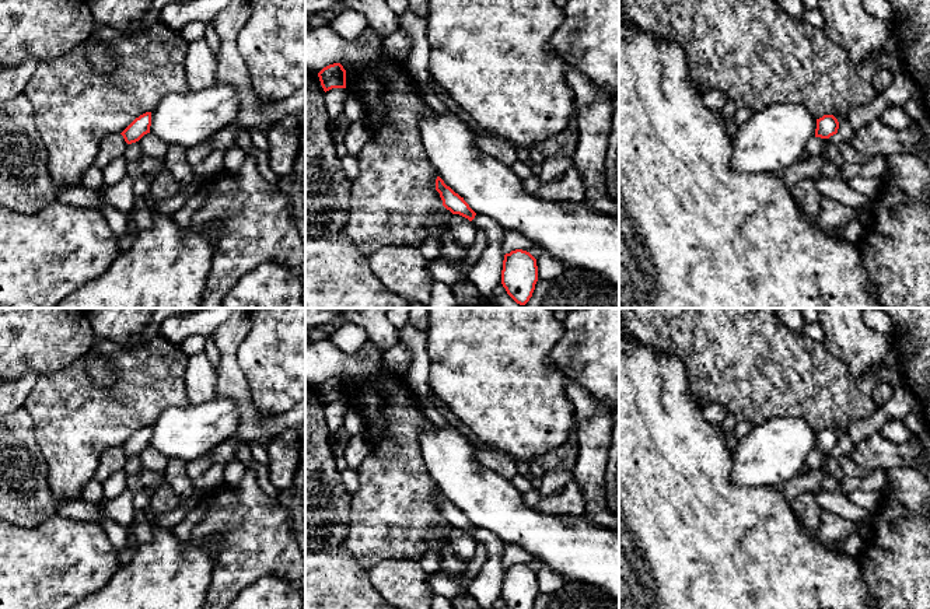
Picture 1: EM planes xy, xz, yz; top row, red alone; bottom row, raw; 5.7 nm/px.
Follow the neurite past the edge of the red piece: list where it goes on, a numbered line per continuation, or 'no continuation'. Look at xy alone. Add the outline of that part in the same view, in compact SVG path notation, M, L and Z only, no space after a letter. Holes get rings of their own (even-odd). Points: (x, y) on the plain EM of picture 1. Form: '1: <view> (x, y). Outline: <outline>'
no continuation

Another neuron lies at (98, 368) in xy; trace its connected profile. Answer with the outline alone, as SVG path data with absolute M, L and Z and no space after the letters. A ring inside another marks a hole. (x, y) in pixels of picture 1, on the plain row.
M94 344L91 350L87 353L87 374L92 379L92 382L99 386L101 389L115 385L116 375L115 370L109 365L105 357L99 356L94 350Z

